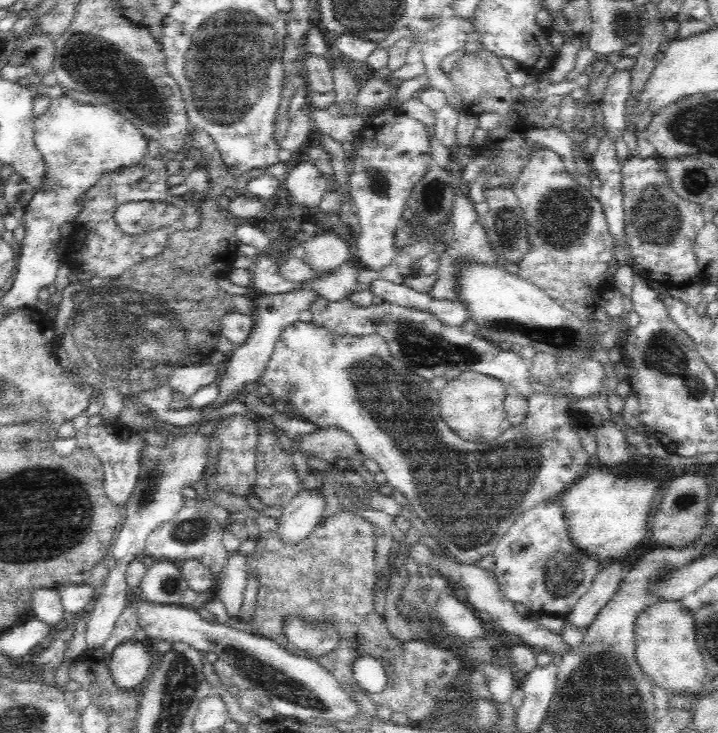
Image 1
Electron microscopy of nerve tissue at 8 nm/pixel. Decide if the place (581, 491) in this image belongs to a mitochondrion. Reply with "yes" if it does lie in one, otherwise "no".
no

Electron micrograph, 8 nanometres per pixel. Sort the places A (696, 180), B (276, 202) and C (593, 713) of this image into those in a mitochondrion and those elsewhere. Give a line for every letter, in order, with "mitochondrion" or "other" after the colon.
A: mitochondrion
B: other
C: mitochondrion

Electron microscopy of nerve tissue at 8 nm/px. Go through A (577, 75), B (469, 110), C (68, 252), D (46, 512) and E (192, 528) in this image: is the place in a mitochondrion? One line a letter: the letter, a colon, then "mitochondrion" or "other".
A: other
B: other
C: other
D: mitochondrion
E: mitochondrion

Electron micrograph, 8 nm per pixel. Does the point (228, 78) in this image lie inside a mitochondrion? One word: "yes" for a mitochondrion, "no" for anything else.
yes

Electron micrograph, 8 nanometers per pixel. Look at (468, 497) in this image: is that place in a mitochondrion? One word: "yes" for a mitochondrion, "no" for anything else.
yes

